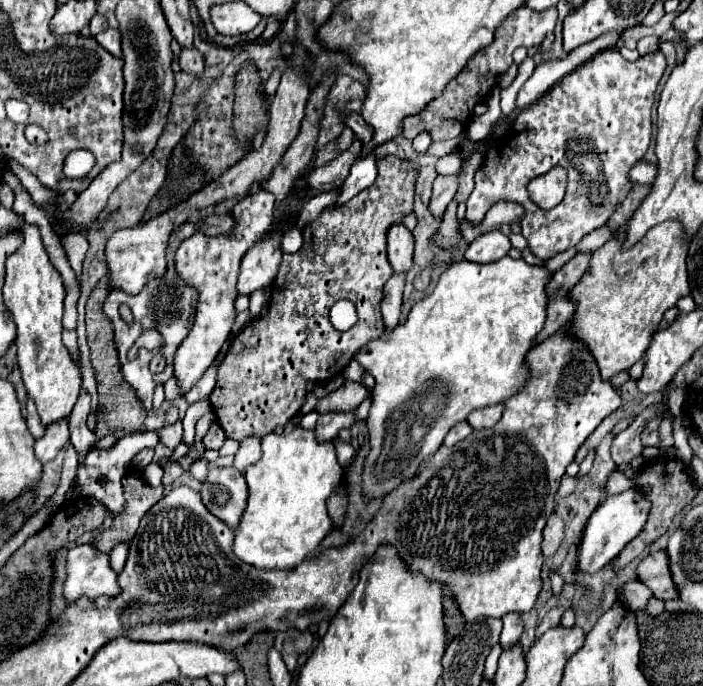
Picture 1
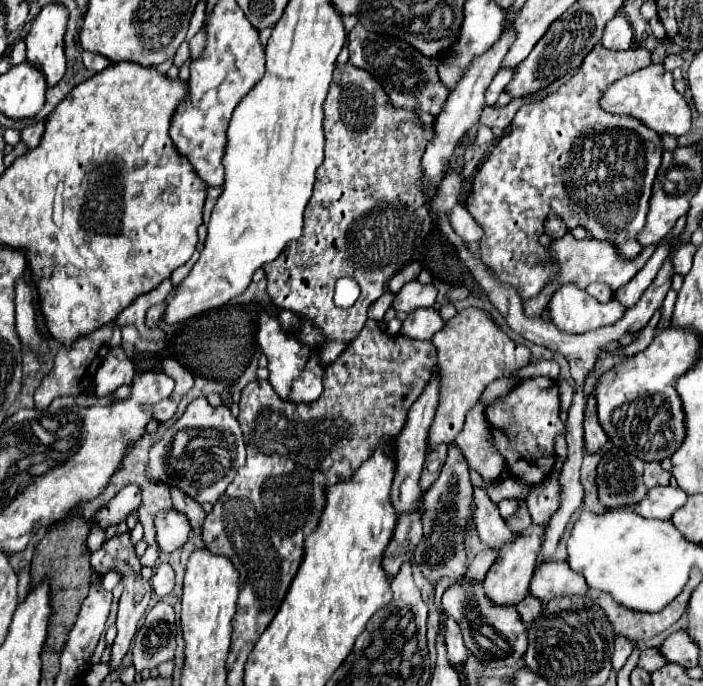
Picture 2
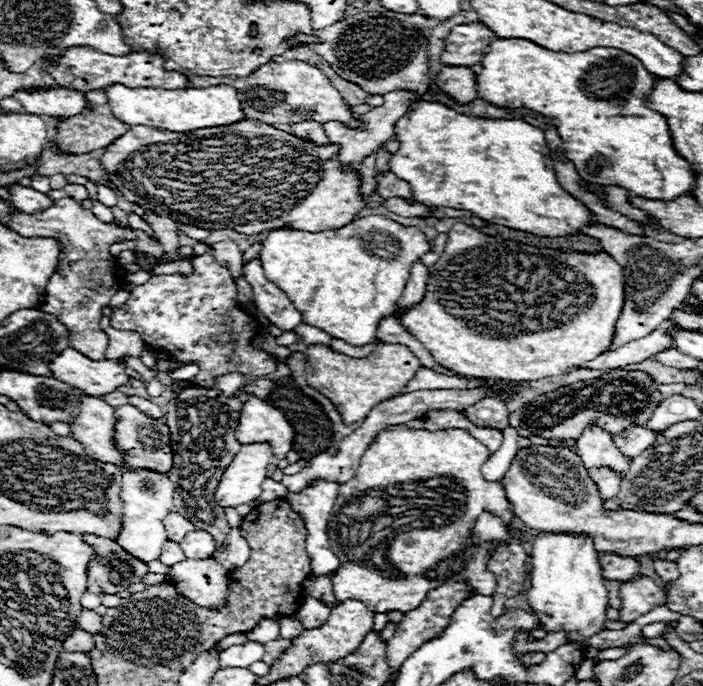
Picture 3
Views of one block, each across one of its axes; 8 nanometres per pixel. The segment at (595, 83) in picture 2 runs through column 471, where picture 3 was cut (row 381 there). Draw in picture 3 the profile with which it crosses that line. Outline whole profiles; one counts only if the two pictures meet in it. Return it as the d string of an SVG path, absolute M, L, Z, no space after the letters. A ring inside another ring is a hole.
M208 250L204 256L194 258L192 276L160 274L132 288L128 302L112 314L110 324L116 330L138 332L144 344L154 350L168 350L170 356L186 364L200 364L198 376L190 380L194 386L212 388L214 378L226 372L242 372L252 376L270 374L276 370L276 358L250 346L250 342L260 334L260 328L252 316L240 310L234 294L234 278L214 260L212 250Z

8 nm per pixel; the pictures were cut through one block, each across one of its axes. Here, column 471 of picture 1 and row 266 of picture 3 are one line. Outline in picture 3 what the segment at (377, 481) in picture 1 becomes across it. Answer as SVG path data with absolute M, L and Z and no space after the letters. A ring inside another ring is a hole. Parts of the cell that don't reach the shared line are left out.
M372 214L356 218L338 230L324 232L302 232L292 228L272 230L262 244L260 262L264 268L264 276L286 292L286 296L302 314L304 324L316 326L330 334L332 338L340 338L350 346L366 346L376 340L380 320L396 316L398 300L402 298L402 292L410 278L410 268L426 252L430 252L430 242L418 228L406 228L390 218Z

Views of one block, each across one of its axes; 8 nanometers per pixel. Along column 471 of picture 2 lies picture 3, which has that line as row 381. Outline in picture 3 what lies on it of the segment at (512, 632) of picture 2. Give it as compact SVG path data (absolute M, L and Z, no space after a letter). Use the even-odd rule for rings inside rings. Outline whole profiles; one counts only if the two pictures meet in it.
M614 370L592 378L586 382L576 382L570 386L560 386L558 390L538 394L526 402L520 410L512 412L508 426L512 426L518 436L540 436L548 440L578 440L584 428L598 426L612 436L620 436L628 426L646 426L654 408L658 408L662 394L658 392L654 380L646 372L626 372Z

